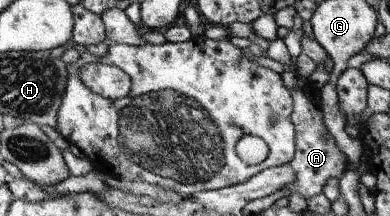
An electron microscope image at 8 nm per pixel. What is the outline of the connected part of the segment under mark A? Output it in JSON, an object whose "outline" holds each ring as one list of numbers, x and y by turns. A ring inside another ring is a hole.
{"outline":[[309,79,299,89,290,91,293,100,293,112,290,116,295,127,295,154,288,162,288,166,294,170,294,182,286,184,282,189,288,189,298,193,305,200,323,192,323,188,329,178,340,179,349,167,346,154,336,146,336,140,332,132,328,132,324,114,322,114,321,89]]}

